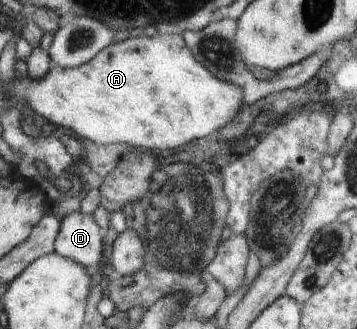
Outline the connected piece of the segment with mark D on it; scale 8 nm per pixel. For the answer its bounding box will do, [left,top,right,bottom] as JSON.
[54,211,104,272]

